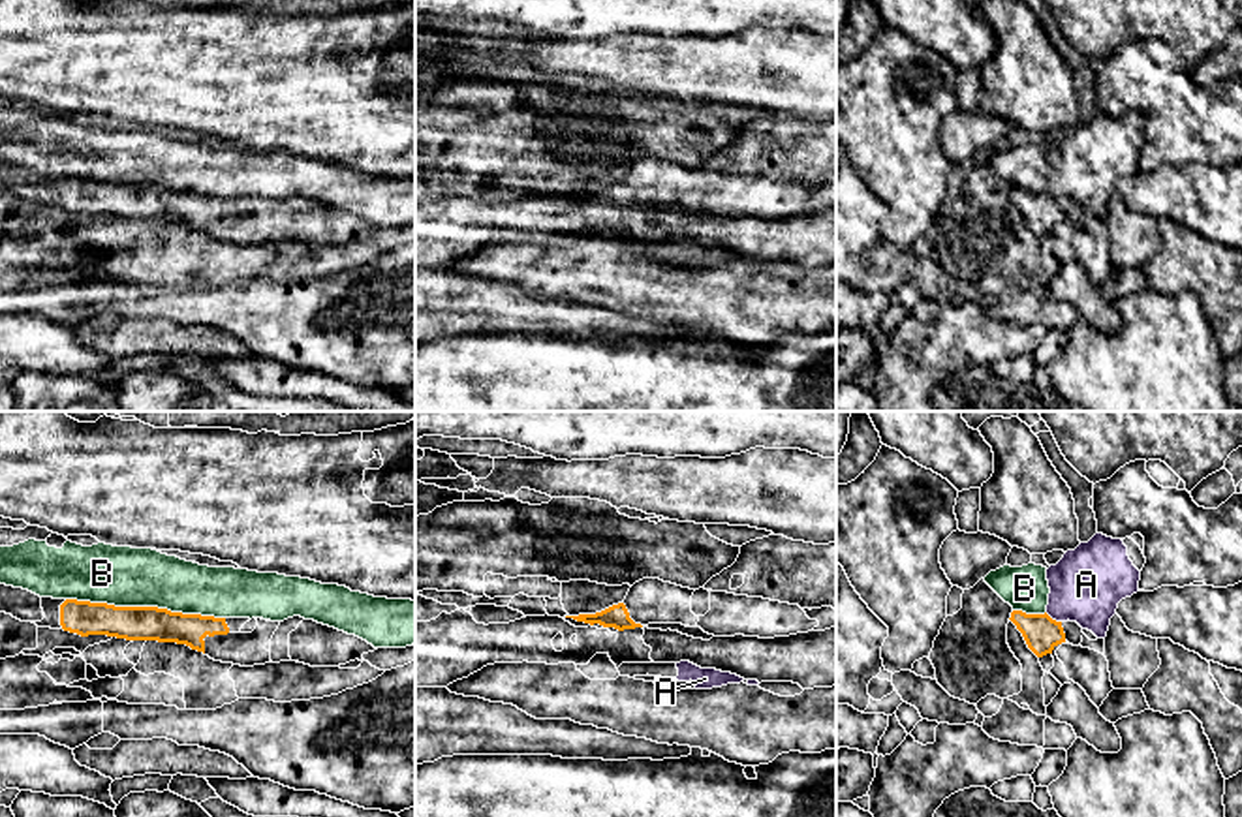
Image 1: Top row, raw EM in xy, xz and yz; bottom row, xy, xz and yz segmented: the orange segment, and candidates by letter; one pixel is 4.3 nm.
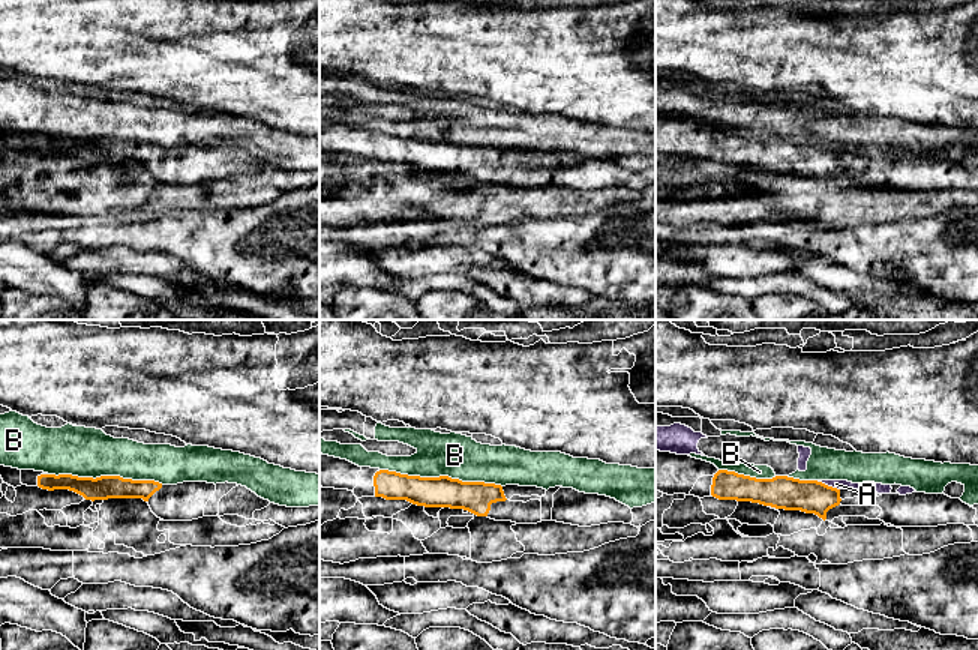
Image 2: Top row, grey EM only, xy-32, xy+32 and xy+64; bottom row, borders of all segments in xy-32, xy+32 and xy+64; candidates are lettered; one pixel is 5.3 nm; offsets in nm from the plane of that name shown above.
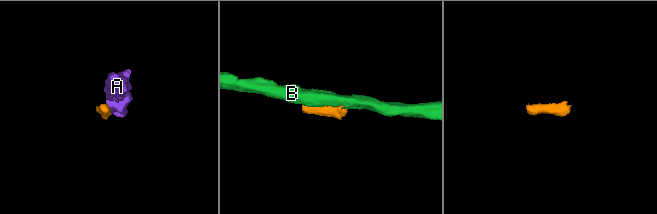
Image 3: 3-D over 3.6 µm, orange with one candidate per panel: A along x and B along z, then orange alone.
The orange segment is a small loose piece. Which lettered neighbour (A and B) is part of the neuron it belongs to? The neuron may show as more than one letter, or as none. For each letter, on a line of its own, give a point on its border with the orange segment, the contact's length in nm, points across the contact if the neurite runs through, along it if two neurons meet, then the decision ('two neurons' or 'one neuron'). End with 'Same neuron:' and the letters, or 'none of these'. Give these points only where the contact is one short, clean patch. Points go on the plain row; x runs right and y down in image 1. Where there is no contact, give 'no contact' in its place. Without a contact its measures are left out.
A: contact yz (1051, 198); length 80 nm; border yz (1045, 192), (1060, 201); two neurons
B: contact xy (145, 186); length 700 nm; two neurons
Same neuron: none of these

